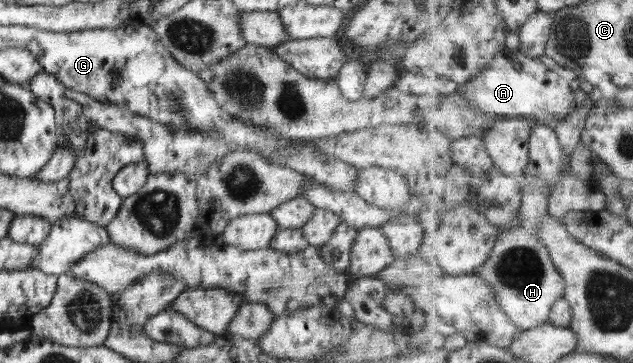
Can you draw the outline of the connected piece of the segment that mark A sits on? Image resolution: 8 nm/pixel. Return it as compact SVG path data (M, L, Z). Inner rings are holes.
M506 49L497 54L492 65L462 85L460 92L465 93L472 109L479 107L500 116L535 118L545 125L555 126L577 109L574 81L579 75L580 68L568 69L548 54L531 58L520 50Z

